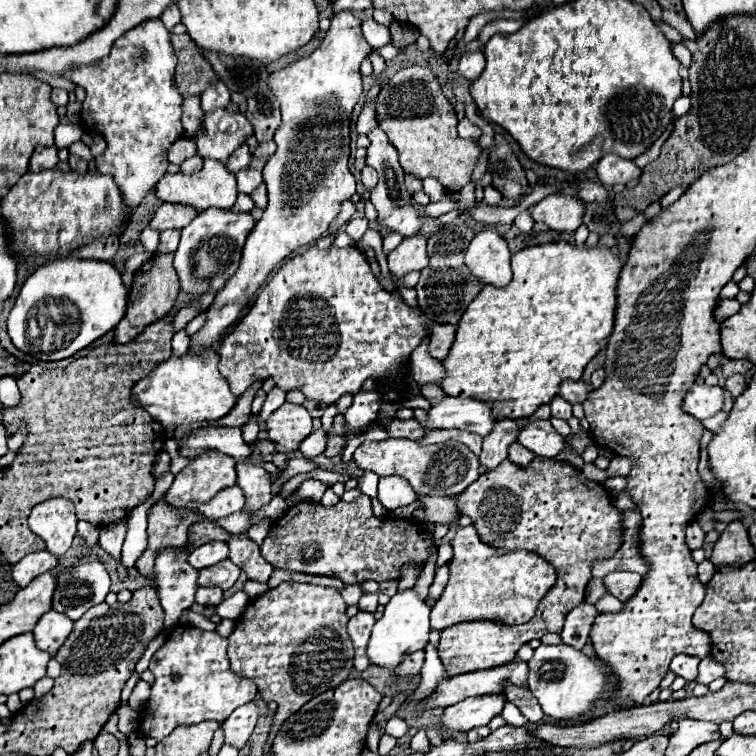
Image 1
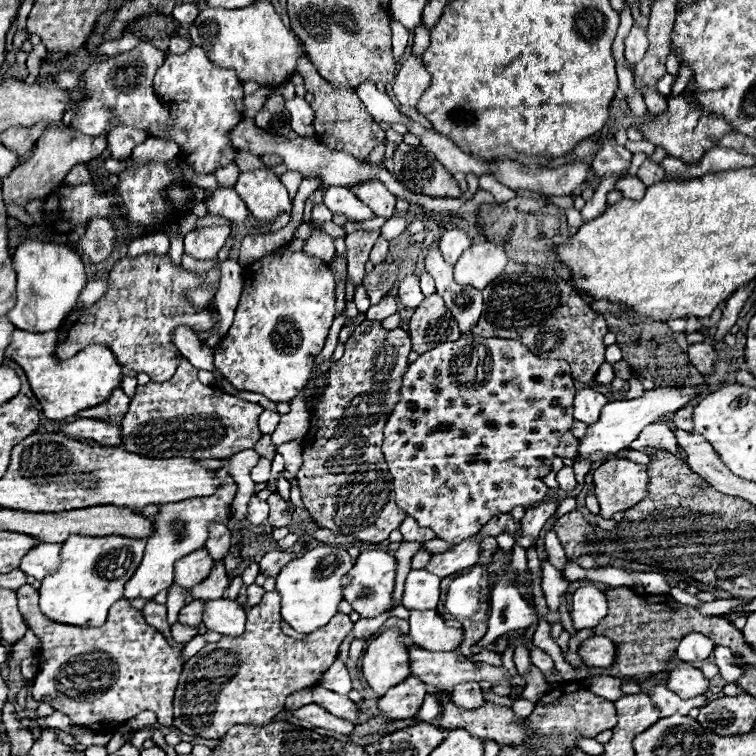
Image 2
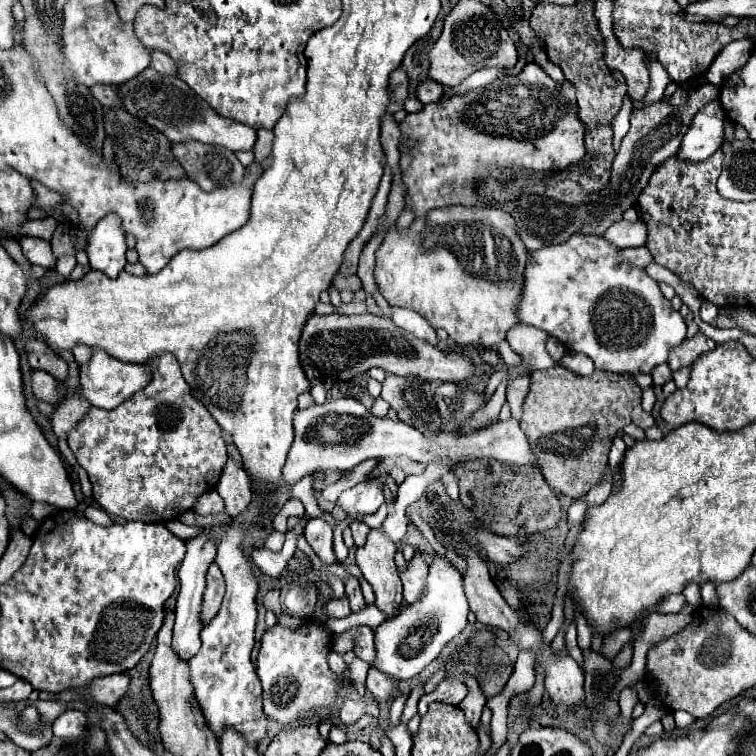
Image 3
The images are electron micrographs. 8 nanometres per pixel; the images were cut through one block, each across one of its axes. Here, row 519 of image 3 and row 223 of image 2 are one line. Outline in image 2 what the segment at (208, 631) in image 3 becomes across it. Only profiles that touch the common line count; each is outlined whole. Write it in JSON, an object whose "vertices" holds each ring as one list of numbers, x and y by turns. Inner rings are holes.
{"vertices":[[218,188,216,192,212,192,212,198,208,200,208,212,220,218,226,218,234,224,244,222,248,216,246,204,242,202,242,198,238,196,238,192,234,188]]}

